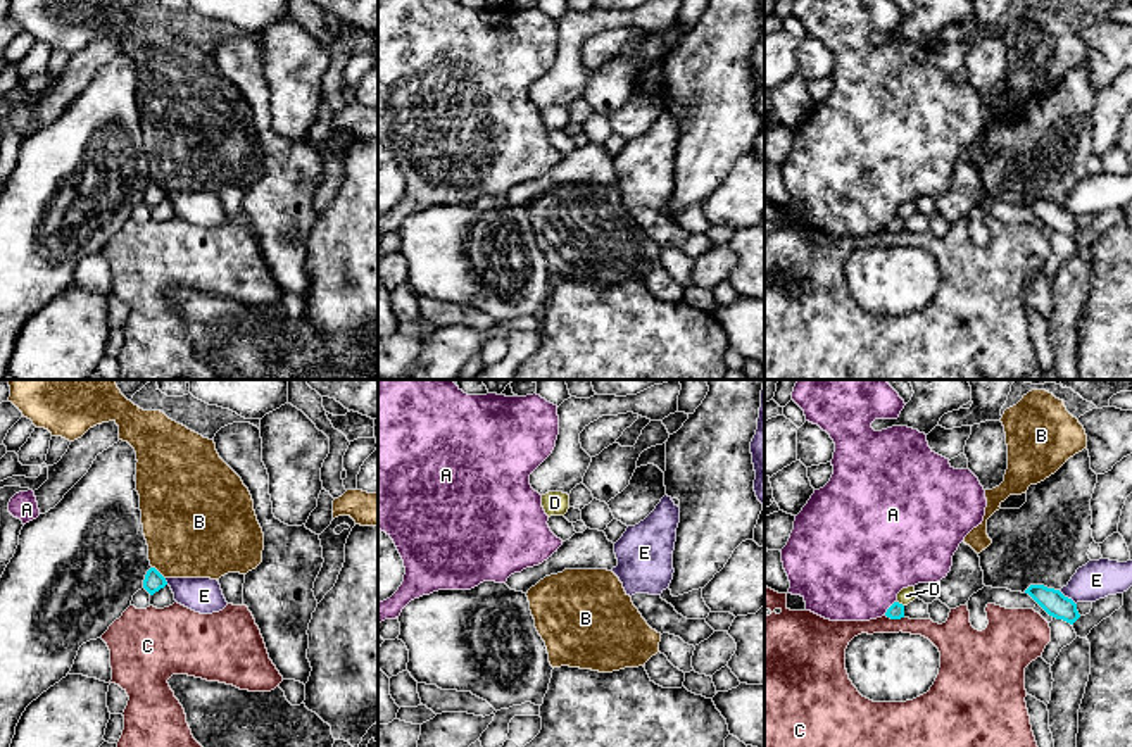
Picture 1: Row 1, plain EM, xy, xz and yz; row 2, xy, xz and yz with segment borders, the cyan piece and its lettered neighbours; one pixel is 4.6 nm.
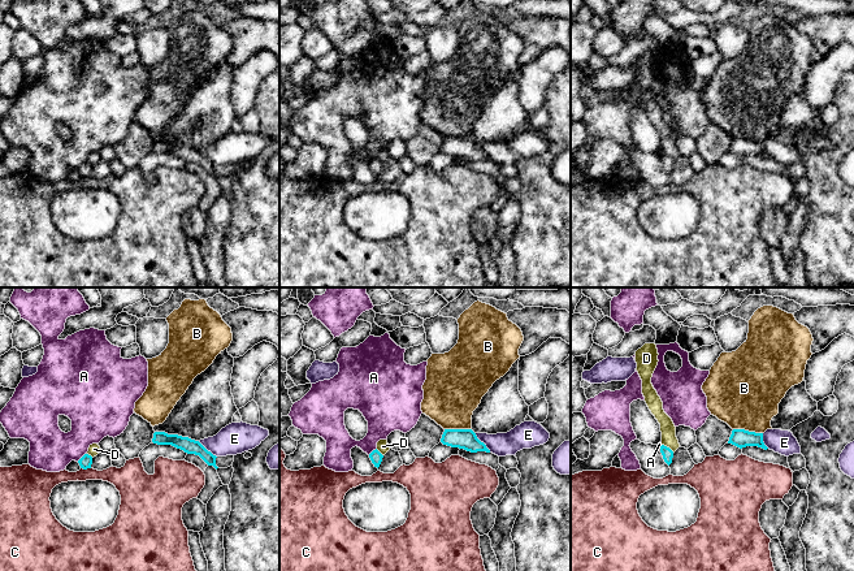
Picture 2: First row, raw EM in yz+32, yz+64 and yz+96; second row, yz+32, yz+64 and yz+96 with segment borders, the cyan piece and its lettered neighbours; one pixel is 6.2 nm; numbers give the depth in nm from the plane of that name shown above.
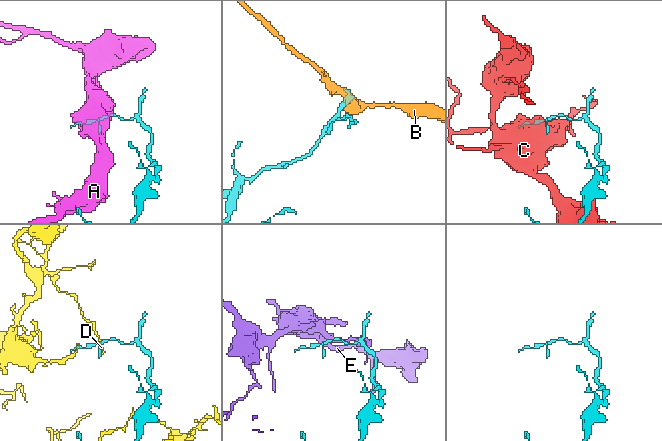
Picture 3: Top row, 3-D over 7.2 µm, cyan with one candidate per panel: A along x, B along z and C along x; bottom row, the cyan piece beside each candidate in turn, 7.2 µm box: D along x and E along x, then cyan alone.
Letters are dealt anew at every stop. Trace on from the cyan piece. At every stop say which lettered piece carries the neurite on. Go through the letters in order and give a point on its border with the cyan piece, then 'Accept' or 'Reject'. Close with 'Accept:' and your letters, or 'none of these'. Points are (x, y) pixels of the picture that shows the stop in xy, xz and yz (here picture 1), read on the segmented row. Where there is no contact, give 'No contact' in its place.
A: Touches cyan at yz (889, 608). Reject
B: Touches cyan at xy (159, 573). Reject
C: Touches cyan at yz (894, 618). Reject
D: Touches cyan at yz (901, 604). Reject
E: Touches cyan at yz (1067, 597). Reject
Accept: none of these

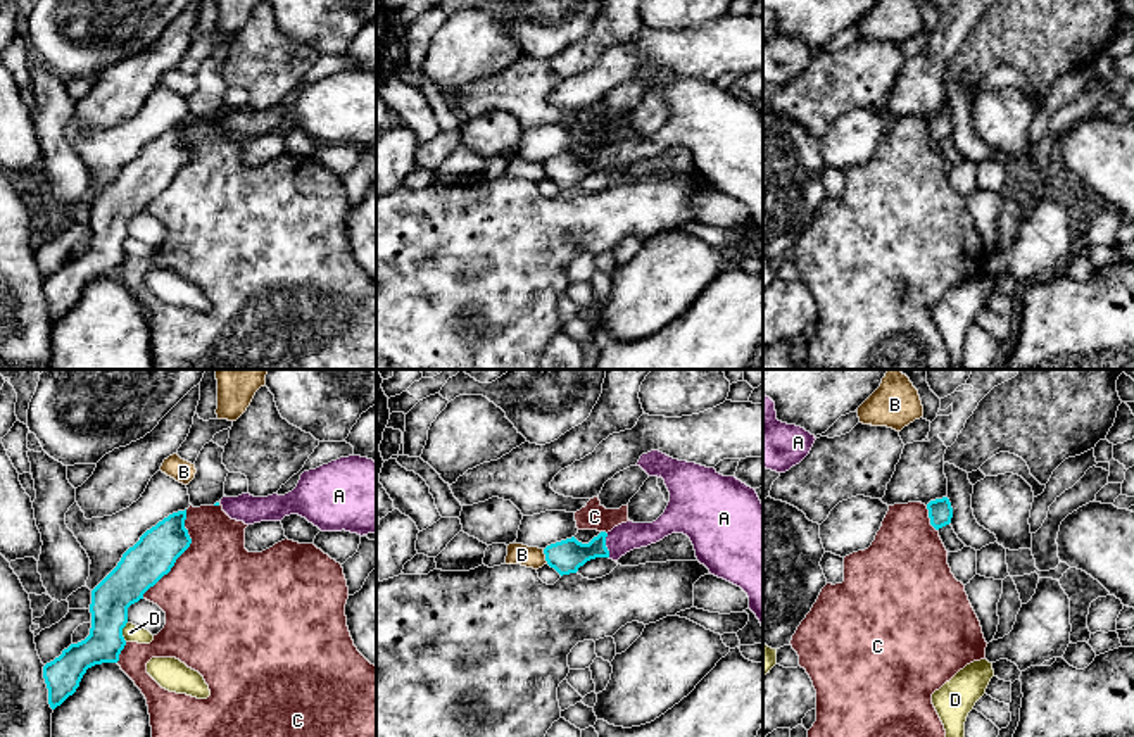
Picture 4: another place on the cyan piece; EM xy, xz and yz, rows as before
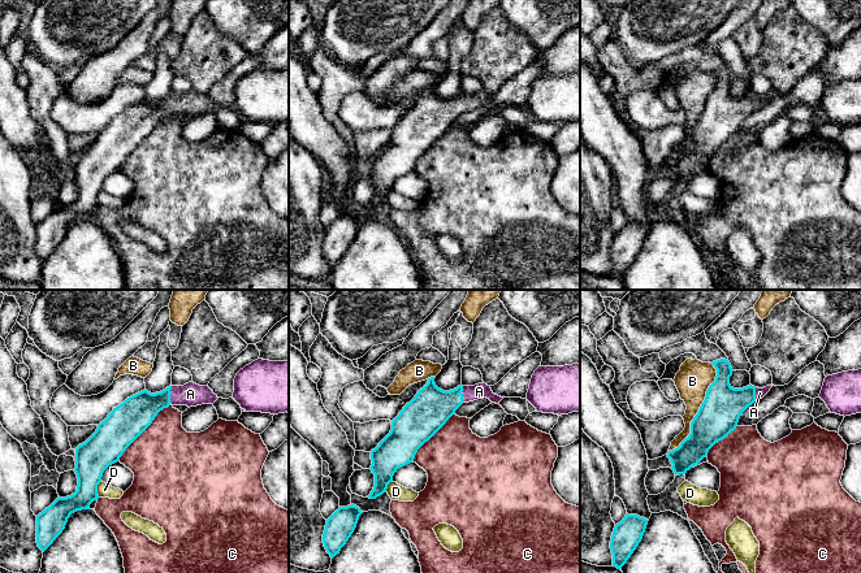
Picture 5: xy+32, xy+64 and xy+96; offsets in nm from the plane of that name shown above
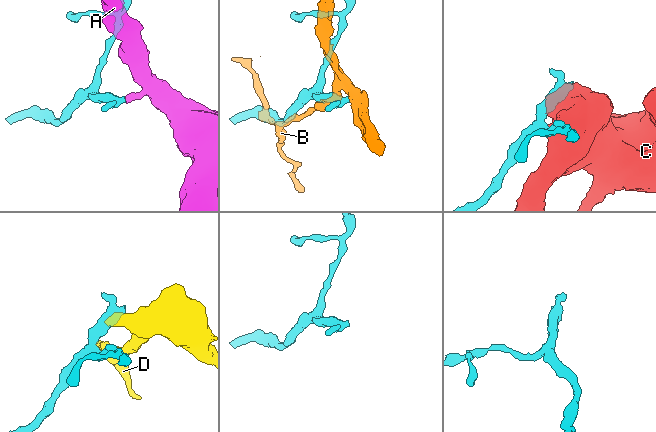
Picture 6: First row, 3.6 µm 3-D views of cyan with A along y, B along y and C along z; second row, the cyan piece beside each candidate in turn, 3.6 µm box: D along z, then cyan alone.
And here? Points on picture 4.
A: Touches cyan at xz (604, 546). Accept
B: Touches cyan at xz (546, 556). Reject
C: Touches cyan at xy (182, 553). Reject
D: Touches cyan at xy (121, 632). Reject
Accept: A

